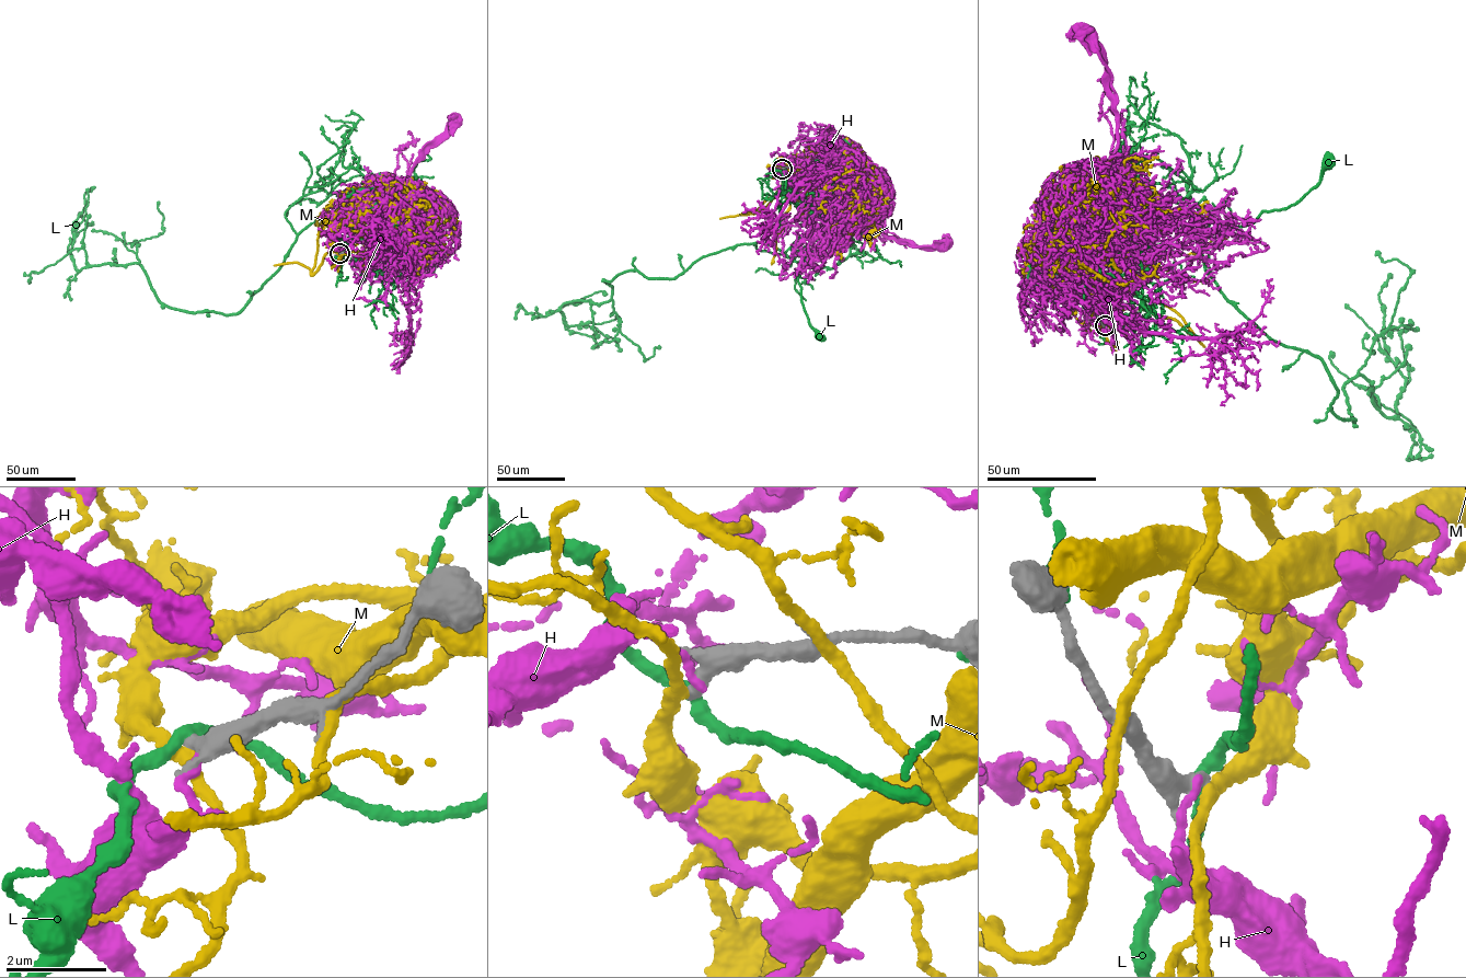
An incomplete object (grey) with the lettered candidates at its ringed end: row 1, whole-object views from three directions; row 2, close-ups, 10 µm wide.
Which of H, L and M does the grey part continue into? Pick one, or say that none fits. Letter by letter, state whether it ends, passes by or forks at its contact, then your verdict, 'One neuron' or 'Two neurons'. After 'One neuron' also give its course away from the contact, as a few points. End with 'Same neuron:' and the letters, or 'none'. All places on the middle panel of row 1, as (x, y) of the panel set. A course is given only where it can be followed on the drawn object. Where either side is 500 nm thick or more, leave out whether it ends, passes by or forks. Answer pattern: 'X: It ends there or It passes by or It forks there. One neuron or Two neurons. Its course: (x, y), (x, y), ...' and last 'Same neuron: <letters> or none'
H: It ends there. Two neurons
L: It passes by. Two neurons
M: It passes by. Two neurons
Same neuron: none

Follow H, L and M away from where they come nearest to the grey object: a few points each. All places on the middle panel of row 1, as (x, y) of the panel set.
H: (783, 168), (776, 169), (821, 197), (841, 188), (875, 229), (901, 243), (935, 246), (944, 242)
L: (783, 168), (791, 172), (789, 188), (839, 226), (801, 267), (797, 280), (808, 323), (821, 336)
M: (782, 168), (781, 186), (774, 194), (760, 207), (741, 214), (754, 214), (781, 195), (791, 202), (771, 264)

